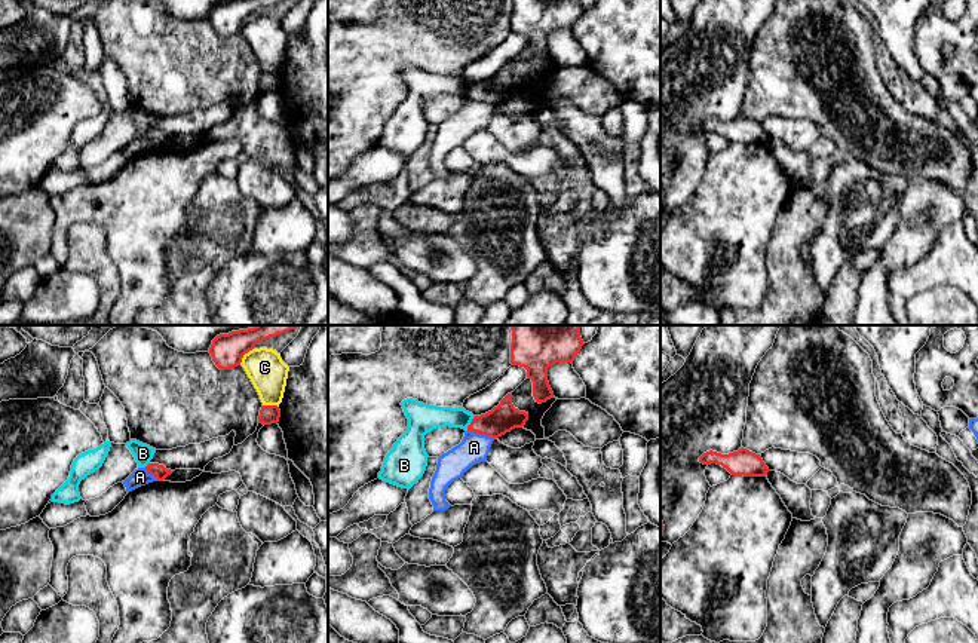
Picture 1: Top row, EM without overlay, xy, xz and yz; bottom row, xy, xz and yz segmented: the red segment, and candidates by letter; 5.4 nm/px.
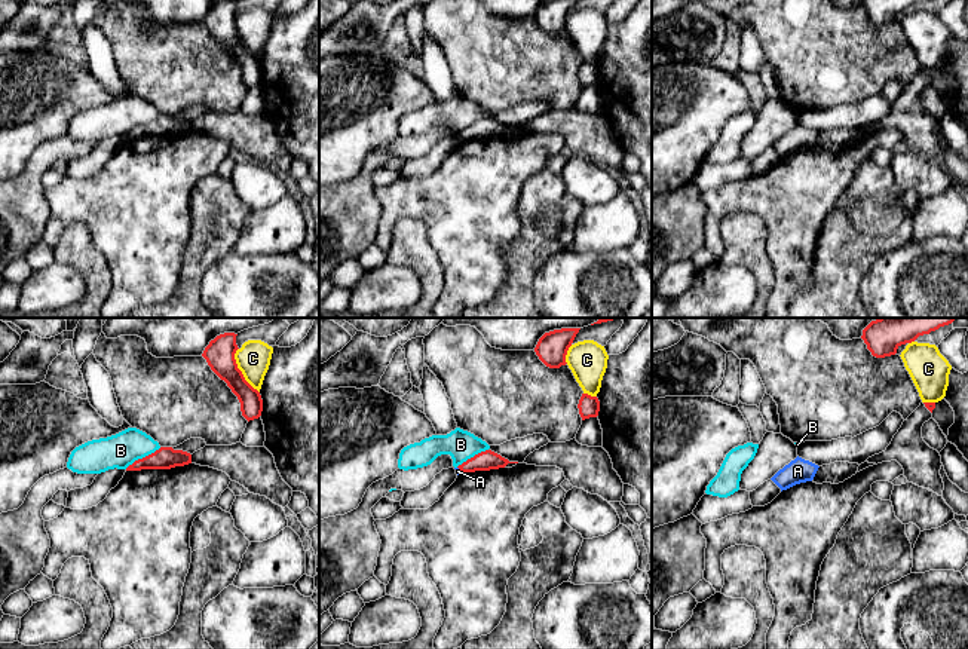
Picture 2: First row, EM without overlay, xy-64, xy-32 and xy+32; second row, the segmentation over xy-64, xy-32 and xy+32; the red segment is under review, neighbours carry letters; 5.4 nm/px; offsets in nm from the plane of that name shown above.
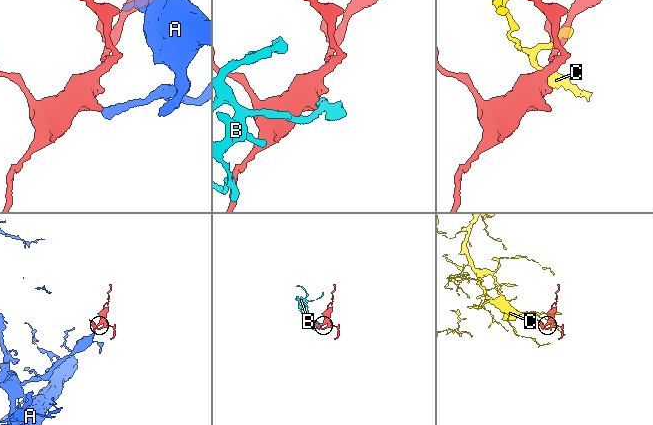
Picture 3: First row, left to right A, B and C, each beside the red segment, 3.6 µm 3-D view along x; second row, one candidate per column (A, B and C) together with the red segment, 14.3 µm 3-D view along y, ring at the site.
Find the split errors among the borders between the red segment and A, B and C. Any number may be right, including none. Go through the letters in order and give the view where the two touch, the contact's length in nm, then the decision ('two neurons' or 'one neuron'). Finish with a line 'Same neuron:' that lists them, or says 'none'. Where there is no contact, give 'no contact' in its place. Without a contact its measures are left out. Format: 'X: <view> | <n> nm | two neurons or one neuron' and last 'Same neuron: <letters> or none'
A: xz | 160 nm | two neurons
B: xz | 90 nm | two neurons
C: xy | 120 nm | two neurons
Same neuron: none

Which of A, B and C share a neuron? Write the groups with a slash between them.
A / B / C

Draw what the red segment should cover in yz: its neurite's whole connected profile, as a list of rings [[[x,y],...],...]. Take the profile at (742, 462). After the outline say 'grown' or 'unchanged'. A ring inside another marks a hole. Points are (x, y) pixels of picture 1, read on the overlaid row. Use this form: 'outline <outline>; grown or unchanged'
outline [[[744,447],[729,454],[709,450],[699,457],[699,462],[703,465],[721,465],[732,475],[764,477],[769,472],[769,468],[763,462],[761,456]]]; unchanged

